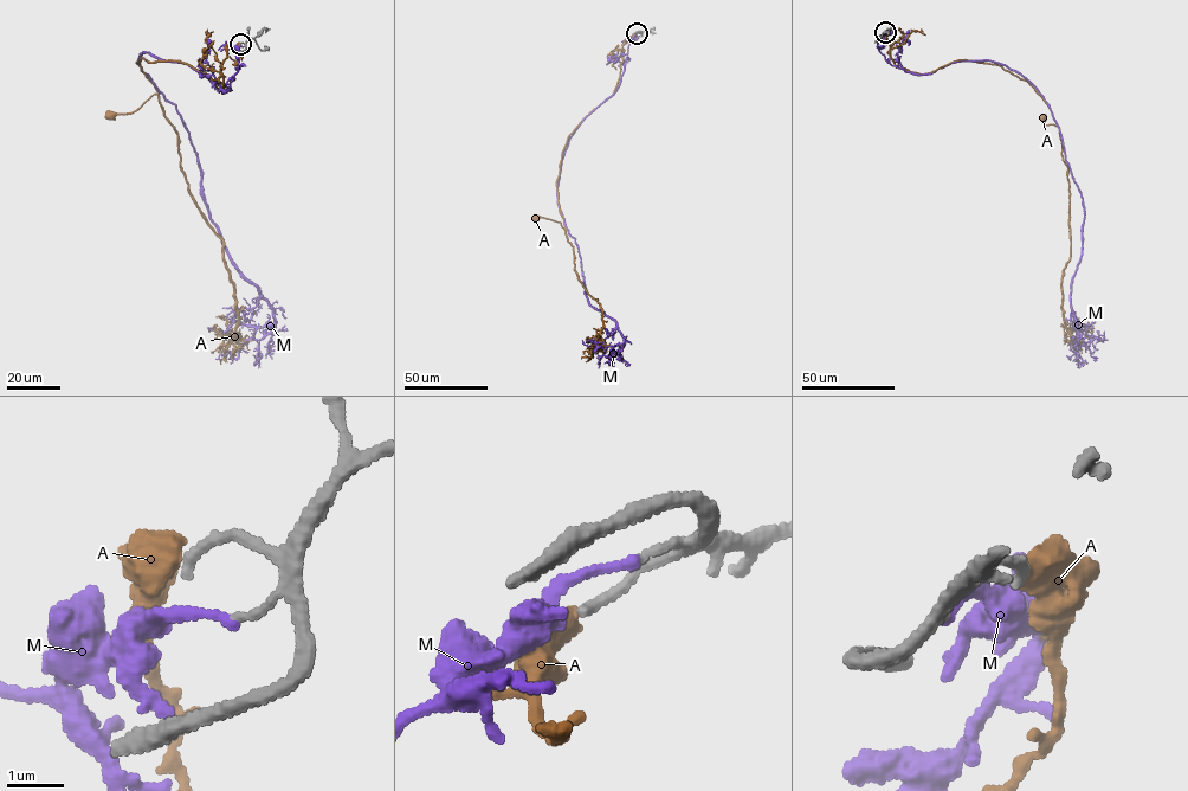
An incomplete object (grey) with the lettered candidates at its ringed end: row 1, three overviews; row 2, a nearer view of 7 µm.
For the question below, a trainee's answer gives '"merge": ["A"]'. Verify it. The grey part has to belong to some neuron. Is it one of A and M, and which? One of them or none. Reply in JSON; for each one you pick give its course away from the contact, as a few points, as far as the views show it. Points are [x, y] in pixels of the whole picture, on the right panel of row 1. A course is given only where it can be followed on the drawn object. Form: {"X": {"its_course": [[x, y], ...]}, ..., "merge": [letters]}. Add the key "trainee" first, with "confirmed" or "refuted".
{"trainee": "confirmed", "A": {"its_course": [[885, 32], [893, 64], [910, 71], [957, 59], [1000, 65], [1031, 84], [1059, 128], [1043, 117]]}, "merge": ["A"]}

